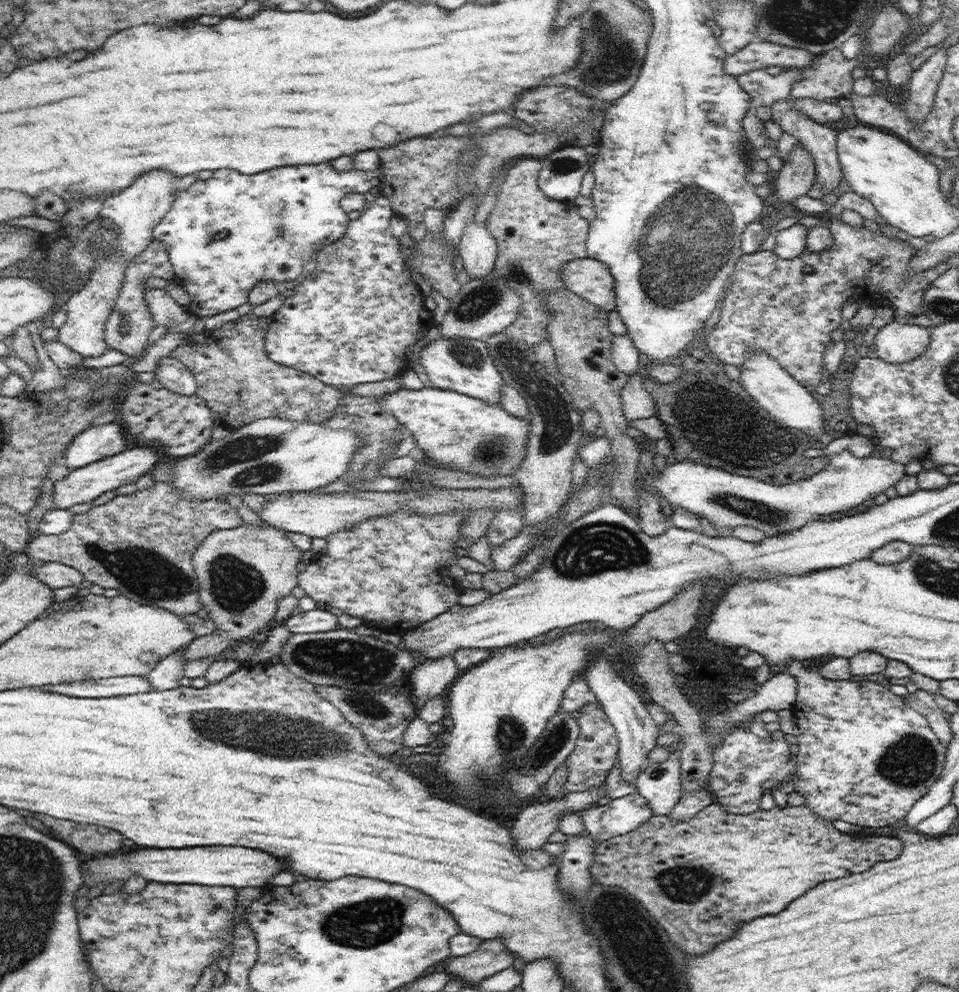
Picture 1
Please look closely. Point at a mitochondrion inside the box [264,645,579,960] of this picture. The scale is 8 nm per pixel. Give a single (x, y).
(371, 922)

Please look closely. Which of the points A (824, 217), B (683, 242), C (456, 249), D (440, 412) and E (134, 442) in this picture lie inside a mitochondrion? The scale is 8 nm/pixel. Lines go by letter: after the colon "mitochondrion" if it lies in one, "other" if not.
A: other
B: mitochondrion
C: other
D: other
E: other

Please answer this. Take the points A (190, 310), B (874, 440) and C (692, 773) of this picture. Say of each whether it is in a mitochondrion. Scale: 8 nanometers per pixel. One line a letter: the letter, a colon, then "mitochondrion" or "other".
A: other
B: other
C: other

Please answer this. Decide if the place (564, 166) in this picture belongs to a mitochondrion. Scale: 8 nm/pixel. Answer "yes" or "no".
yes

